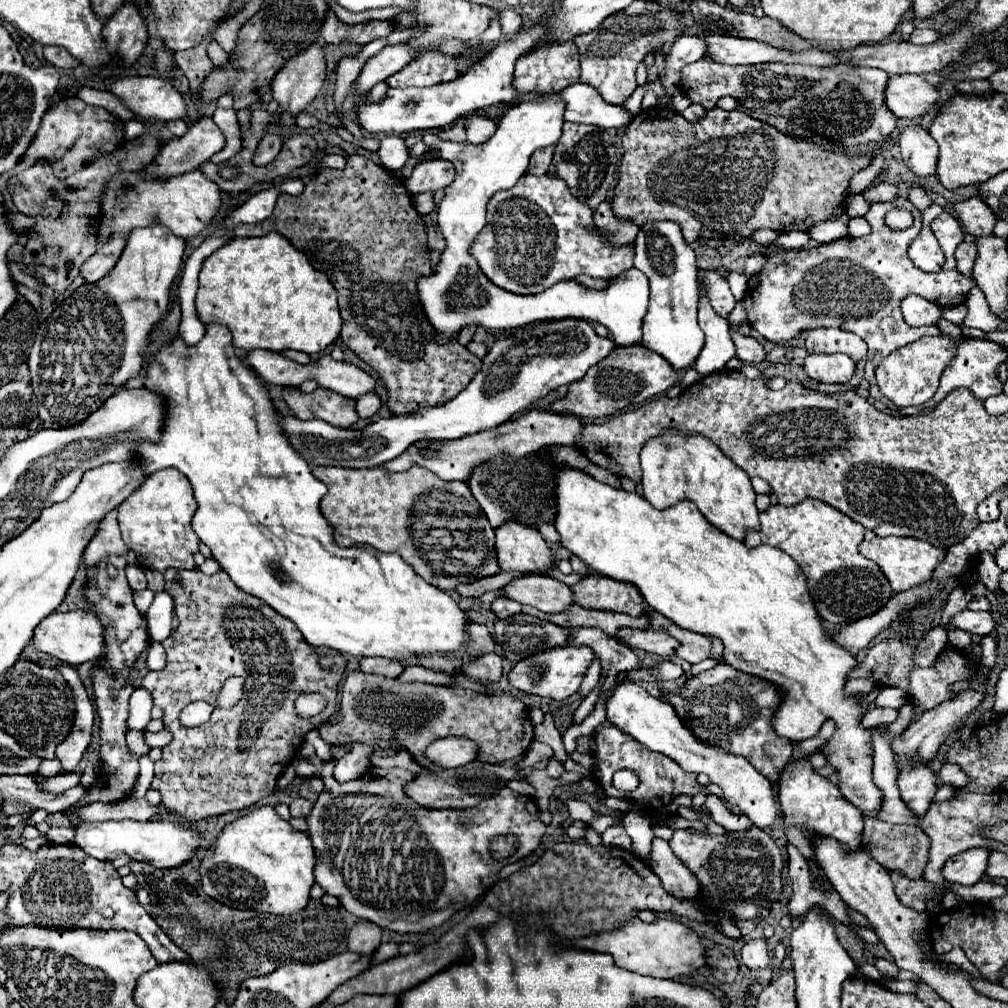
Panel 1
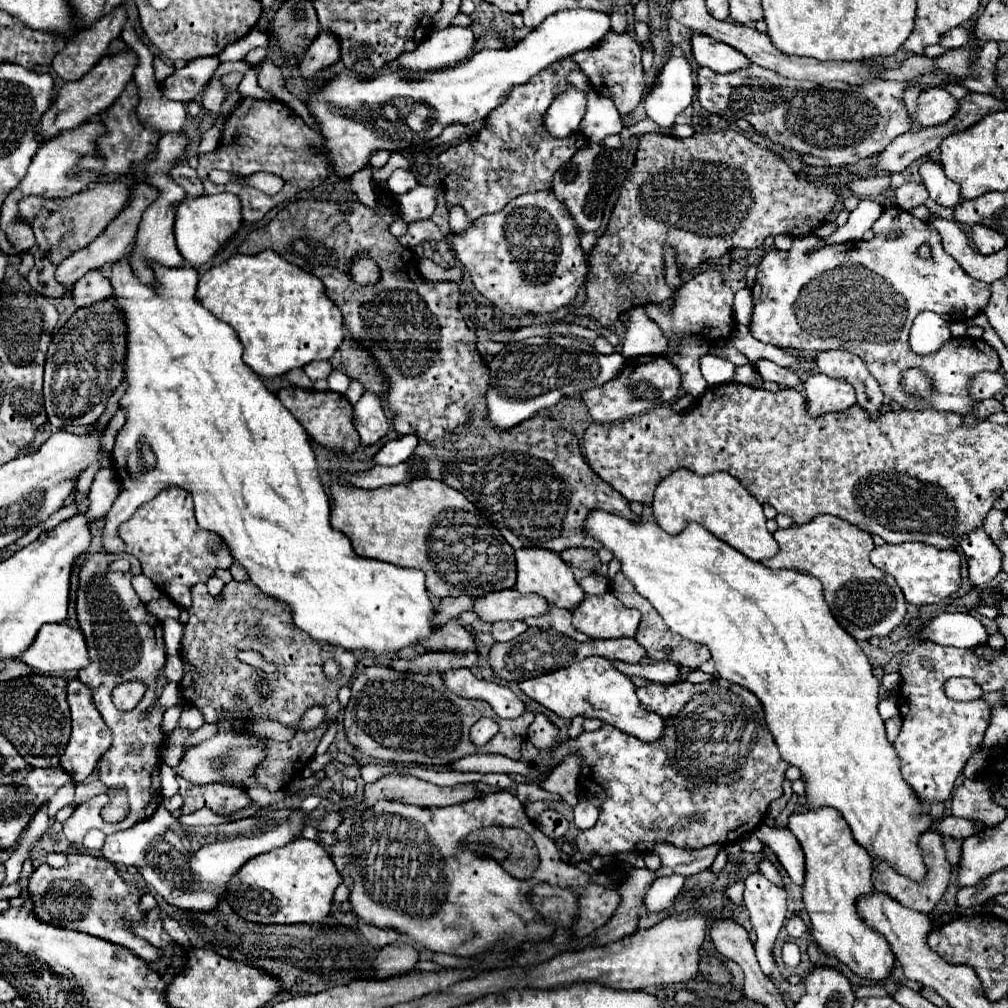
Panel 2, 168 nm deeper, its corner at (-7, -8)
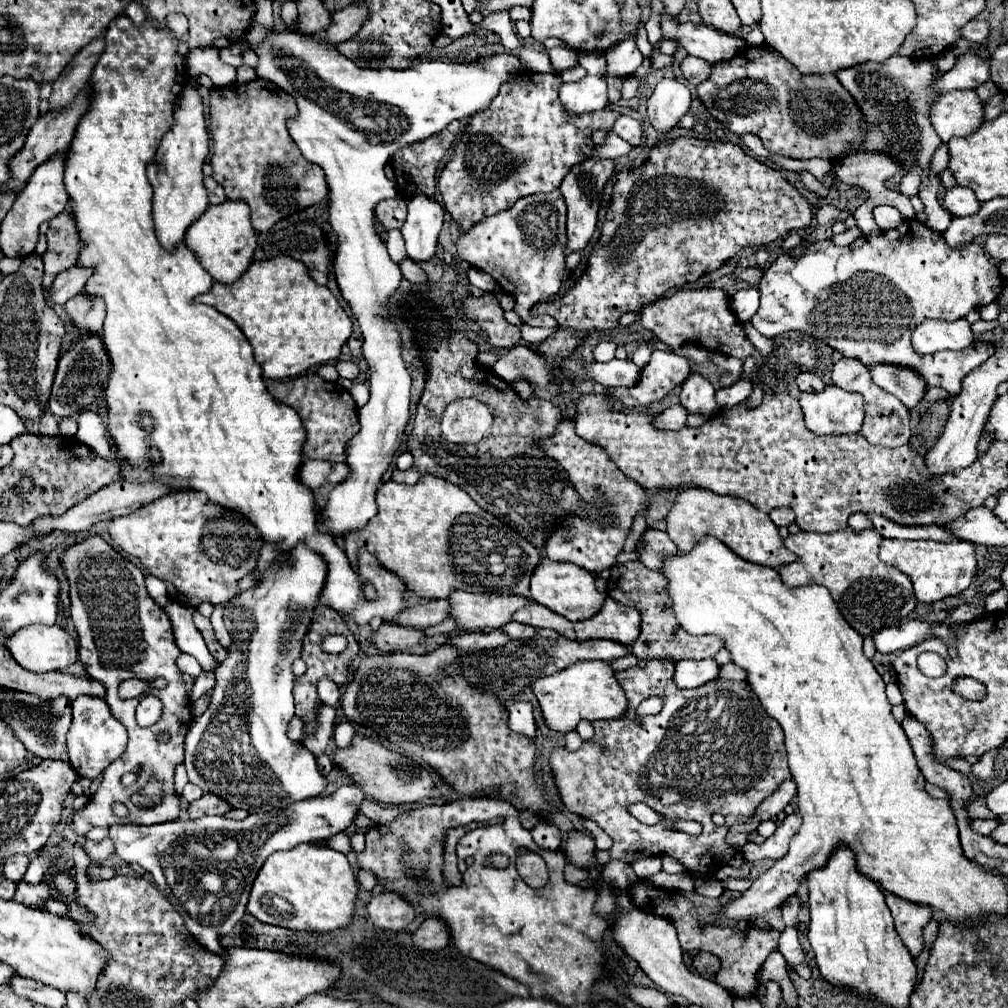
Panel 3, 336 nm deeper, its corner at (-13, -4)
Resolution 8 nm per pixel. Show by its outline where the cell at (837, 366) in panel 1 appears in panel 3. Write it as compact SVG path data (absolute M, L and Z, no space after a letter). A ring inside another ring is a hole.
M826 386L816 394L802 394L800 406L806 428L818 436L838 436L860 432L864 402L860 394L850 394L838 386Z

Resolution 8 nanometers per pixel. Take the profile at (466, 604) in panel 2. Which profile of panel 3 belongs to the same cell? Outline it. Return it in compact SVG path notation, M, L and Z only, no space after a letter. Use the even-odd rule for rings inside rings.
M430 600L426 604L416 604L416 606L410 606L408 610L404 610L400 616L398 616L398 622L394 624L400 624L400 626L410 626L410 628L426 628L426 626L434 626L434 624L440 624L446 616L448 616L448 602L446 600Z

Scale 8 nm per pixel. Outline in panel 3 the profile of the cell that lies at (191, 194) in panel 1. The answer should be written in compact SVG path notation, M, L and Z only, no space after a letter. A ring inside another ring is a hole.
M226 200L218 206L208 206L208 210L188 228L186 244L194 250L202 266L210 272L216 282L232 284L236 282L248 266L254 262L256 232L250 224L250 208L246 202Z

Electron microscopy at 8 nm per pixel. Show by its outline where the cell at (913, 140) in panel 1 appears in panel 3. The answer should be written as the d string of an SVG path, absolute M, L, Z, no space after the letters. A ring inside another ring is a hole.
M956 186L944 192L944 206L954 216L974 216L980 210L980 202L970 188Z

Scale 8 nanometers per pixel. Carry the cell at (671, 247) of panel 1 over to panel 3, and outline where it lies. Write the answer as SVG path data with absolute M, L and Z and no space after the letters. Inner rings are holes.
M688 376L680 390L680 404L688 414L702 414L706 420L712 418L720 408L714 400L714 386L702 376Z

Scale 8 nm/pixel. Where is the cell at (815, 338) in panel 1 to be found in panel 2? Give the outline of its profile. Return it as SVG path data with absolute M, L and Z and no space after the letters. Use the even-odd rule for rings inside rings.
M822 350L816 356L816 364L826 376L846 378L856 390L858 404L868 410L870 416L876 416L880 412L884 394L874 382L874 376L868 372L862 358L846 350Z

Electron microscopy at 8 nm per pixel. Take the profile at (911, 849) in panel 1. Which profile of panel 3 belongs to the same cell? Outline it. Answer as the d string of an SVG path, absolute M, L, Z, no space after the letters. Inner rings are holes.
M884 890L884 896L886 896L888 908L892 912L892 918L894 918L896 932L898 932L900 940L904 942L904 946L908 948L912 958L918 958L920 952L924 950L922 930L930 920L930 910L926 906L906 902L906 900L894 896L886 890Z

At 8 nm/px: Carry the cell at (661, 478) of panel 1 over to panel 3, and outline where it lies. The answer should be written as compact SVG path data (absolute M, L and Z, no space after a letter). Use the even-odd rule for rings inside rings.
M706 488L684 490L678 494L676 504L666 516L666 524L666 532L670 540L674 540L674 544L678 546L678 552L690 552L702 540L702 536L714 536L734 554L746 558L752 564L770 566L778 570L778 566L794 562L794 554L784 546L782 538L778 536L778 528L774 526L770 516L758 512L758 508L750 506L750 502L740 498L718 496Z

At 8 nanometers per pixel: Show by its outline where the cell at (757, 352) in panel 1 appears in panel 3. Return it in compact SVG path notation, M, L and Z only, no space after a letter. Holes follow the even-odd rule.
M800 372L800 374L796 374L796 384L798 384L798 388L802 392L822 392L826 388L822 378L816 376L814 372Z

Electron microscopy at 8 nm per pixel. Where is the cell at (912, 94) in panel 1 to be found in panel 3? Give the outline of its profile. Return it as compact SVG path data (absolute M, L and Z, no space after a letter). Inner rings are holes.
M974 90L946 92L932 106L932 124L942 138L948 142L954 136L970 136L984 122L984 102Z

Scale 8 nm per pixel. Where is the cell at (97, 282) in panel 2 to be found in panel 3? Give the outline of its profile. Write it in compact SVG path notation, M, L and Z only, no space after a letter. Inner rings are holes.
M78 294L64 304L70 322L88 334L102 334L104 308L106 306L100 298L88 298L86 294Z

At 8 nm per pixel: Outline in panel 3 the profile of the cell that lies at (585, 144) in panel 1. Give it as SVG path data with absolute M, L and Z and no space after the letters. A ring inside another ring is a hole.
M588 158L588 160L572 166L570 174L564 178L560 190L562 190L566 206L568 206L568 226L566 226L566 238L568 238L568 242L566 242L566 254L584 250L584 246L592 238L592 234L596 230L600 196L602 196L602 190L606 186L608 178L612 176L612 172L614 172L614 162L612 160Z

